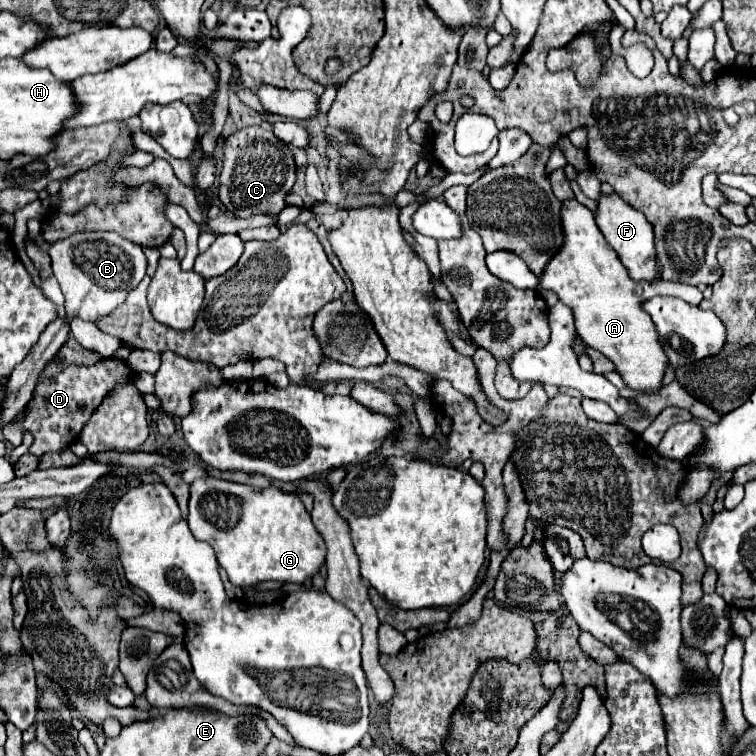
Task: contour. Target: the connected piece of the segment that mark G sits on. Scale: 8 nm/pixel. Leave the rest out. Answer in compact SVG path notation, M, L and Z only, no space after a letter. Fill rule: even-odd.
M196 479L190 485L190 503L188 503L188 517L186 523L192 535L198 541L206 541L216 549L218 565L228 573L230 583L242 589L250 589L262 581L290 581L290 583L304 583L312 579L312 575L324 565L326 545L322 535L312 525L312 519L296 495L282 493L274 485L268 489L256 489L250 485L240 485L224 479ZM234 505L240 509L240 517L234 525Z

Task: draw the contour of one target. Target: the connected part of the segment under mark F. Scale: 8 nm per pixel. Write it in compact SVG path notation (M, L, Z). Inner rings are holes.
M616 193L602 195L598 201L596 225L600 227L606 243L610 245L610 249L616 251L618 259L628 269L628 273L634 281L654 281L658 277L654 231L652 231L652 225L646 221L646 217L640 211L632 209L626 201L620 201L620 197Z

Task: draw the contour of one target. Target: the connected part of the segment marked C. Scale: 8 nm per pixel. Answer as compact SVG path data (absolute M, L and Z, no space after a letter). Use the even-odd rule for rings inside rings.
M246 127L230 137L224 139L224 151L222 151L222 173L220 173L220 187L218 197L220 203L226 207L226 211L234 213L236 217L250 217L250 215L276 215L284 209L284 193L292 189L296 183L296 163L290 153L290 149L266 127Z

